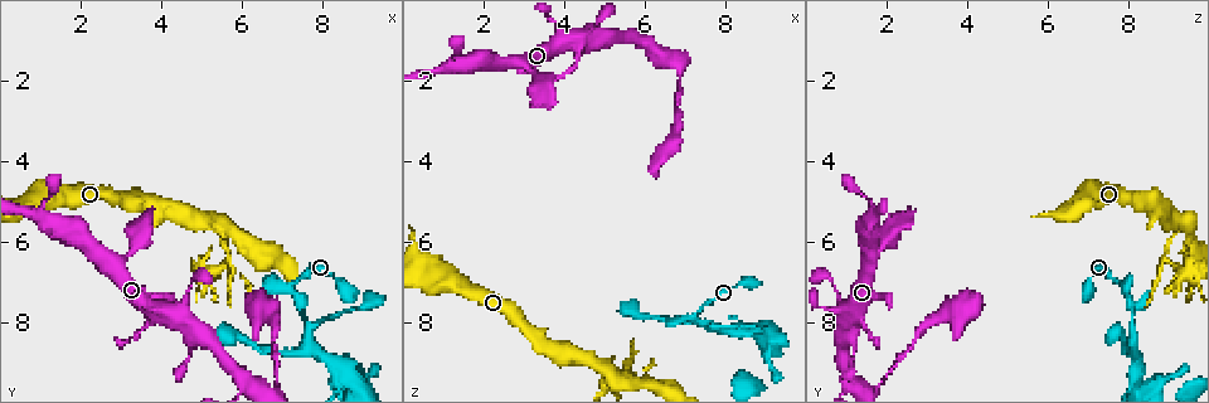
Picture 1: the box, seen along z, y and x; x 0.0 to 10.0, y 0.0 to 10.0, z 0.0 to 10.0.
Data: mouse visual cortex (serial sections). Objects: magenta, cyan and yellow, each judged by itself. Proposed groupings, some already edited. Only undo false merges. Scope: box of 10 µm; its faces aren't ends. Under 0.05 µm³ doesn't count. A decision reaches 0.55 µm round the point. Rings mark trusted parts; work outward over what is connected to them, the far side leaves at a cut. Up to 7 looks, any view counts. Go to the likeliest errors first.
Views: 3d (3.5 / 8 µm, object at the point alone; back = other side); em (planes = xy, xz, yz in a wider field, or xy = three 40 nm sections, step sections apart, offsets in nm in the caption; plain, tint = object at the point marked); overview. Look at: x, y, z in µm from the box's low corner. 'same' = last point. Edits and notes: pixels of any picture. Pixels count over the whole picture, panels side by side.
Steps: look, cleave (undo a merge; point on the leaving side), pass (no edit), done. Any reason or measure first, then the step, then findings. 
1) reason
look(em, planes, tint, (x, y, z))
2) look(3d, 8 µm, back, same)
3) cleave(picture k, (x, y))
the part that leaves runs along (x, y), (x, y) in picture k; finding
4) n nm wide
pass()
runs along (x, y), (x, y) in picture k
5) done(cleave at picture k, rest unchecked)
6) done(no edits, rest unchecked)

sharp bend
look(3d, 3.5 µm, back, (5.55, 6.55, 9.00))

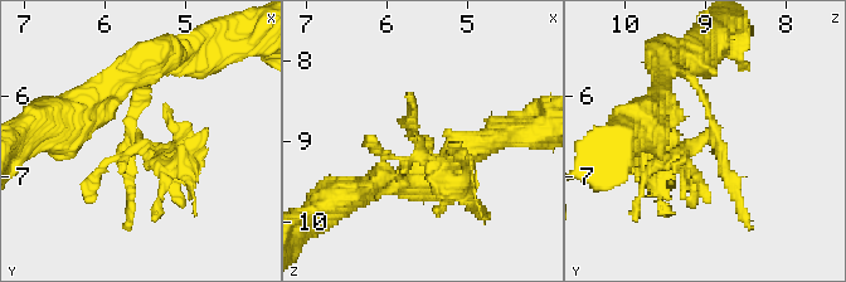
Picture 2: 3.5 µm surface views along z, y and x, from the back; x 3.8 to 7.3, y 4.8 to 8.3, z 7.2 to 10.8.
look(em, xy, step 3, tint, (5.60, 6.50, 9.00))

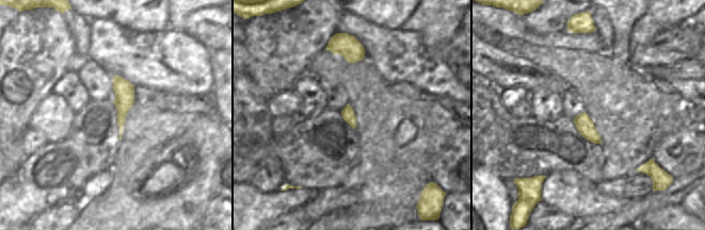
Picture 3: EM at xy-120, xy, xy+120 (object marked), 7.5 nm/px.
cut it another way
look(em, planes, tint, same)

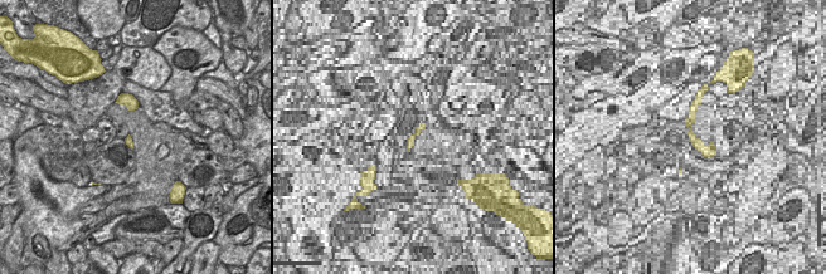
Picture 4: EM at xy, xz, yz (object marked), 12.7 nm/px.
pass()
runs along (149, 71), (130, 129), (180, 164) in picture 2; one cell here

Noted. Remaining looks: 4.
thick turns thin
look(3d, 3.5 µm, (6.90, 9.40, 2.05))

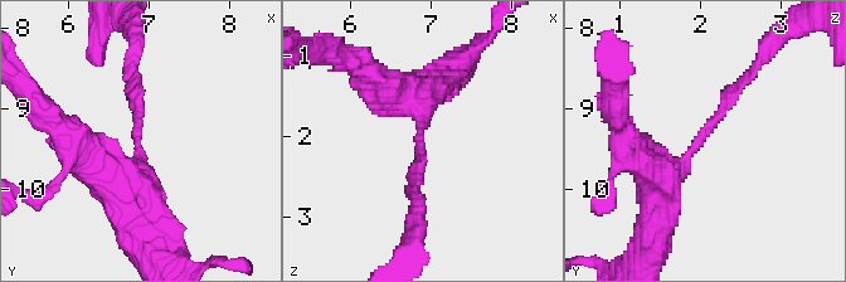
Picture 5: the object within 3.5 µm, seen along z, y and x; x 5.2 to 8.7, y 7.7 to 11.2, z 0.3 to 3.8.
arms of 150, 500 nm; shape alone is not enough
look(em, xy, step 3, tint, (6.85, 9.40, 2.00))

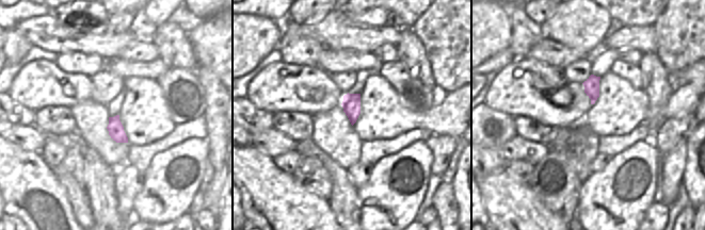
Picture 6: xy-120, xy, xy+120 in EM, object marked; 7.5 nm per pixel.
cut it another way
look(em, xy, step 5, tint, same)

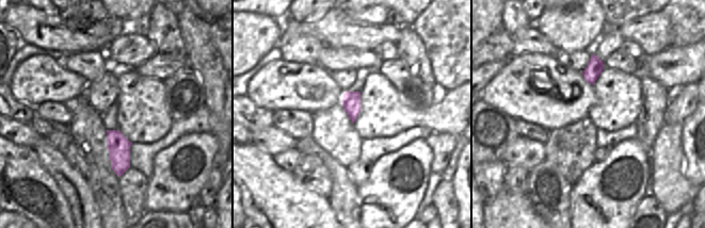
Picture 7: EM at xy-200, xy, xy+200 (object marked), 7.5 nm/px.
pass()
runs along (651, 170), (666, 178), (754, 69) in picture 5; continuous, no second cell

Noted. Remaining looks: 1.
done(no edits, rest unchecked)

